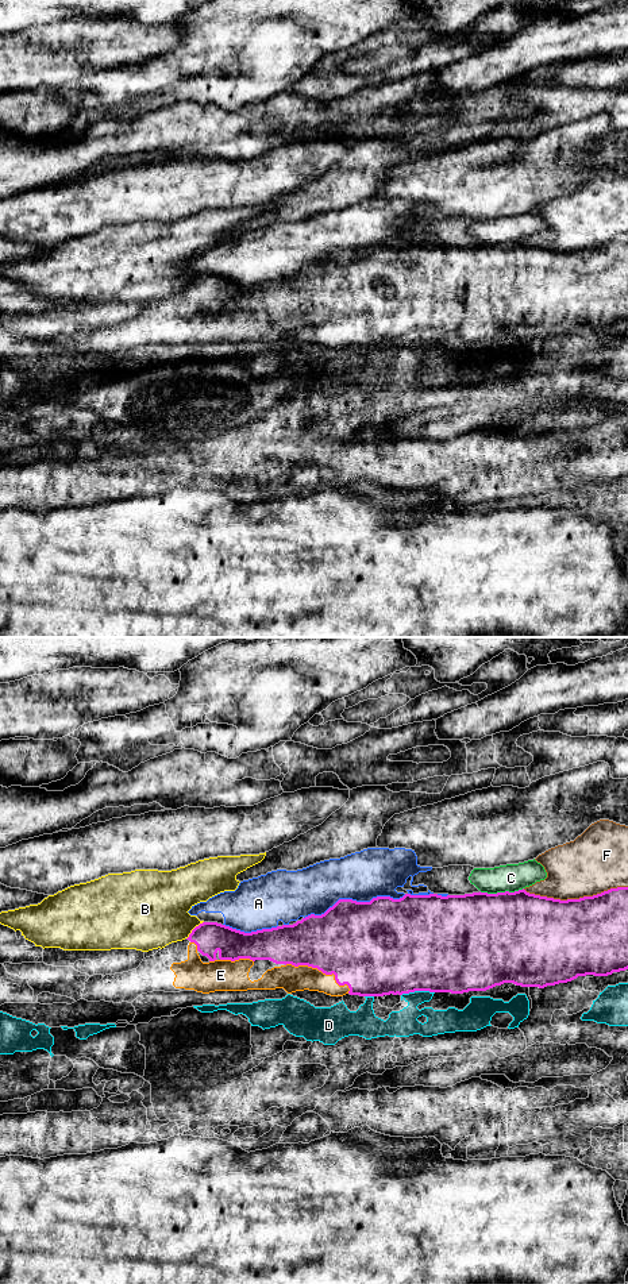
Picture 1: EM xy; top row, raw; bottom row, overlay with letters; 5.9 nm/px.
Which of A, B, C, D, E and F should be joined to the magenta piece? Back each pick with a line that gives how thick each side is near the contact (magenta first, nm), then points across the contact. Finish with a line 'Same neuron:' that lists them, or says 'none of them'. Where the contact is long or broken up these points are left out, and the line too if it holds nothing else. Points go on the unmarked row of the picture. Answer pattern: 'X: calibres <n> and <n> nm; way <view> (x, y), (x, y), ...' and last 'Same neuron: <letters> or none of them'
E: calibres 460 and 150 nm
Same neuron: E

